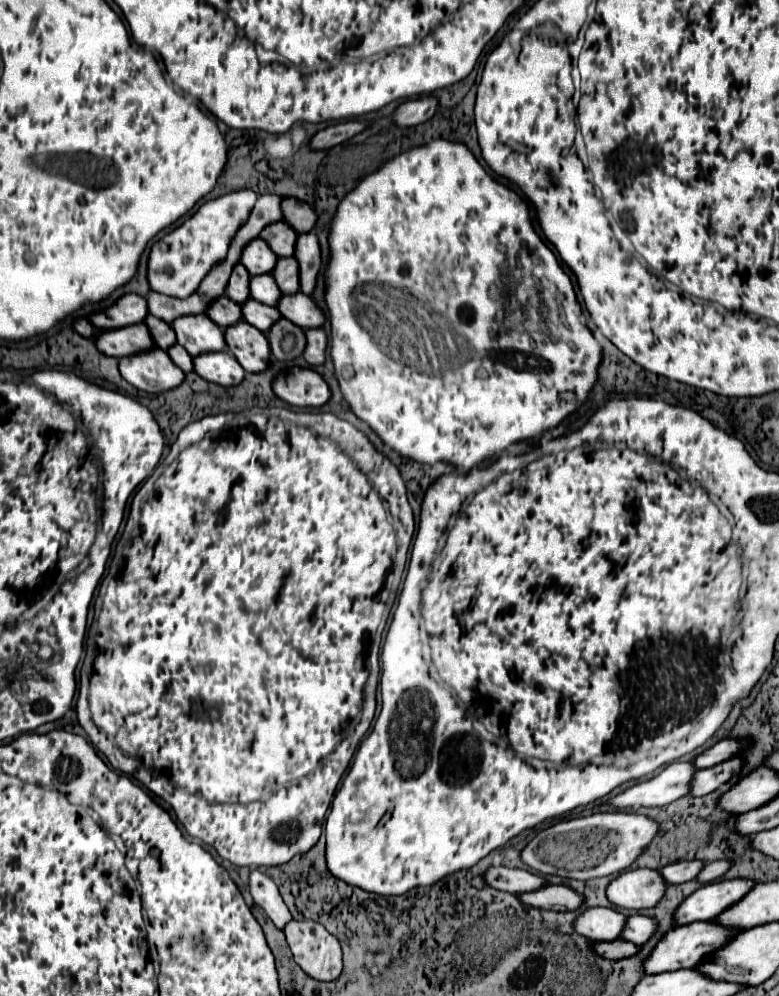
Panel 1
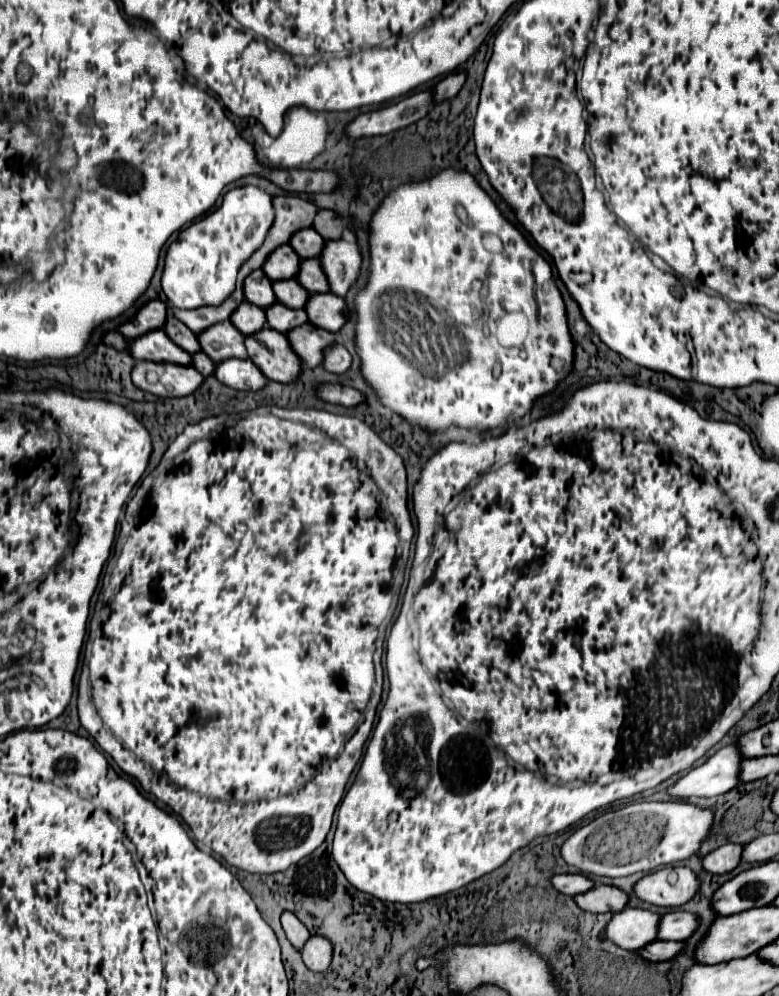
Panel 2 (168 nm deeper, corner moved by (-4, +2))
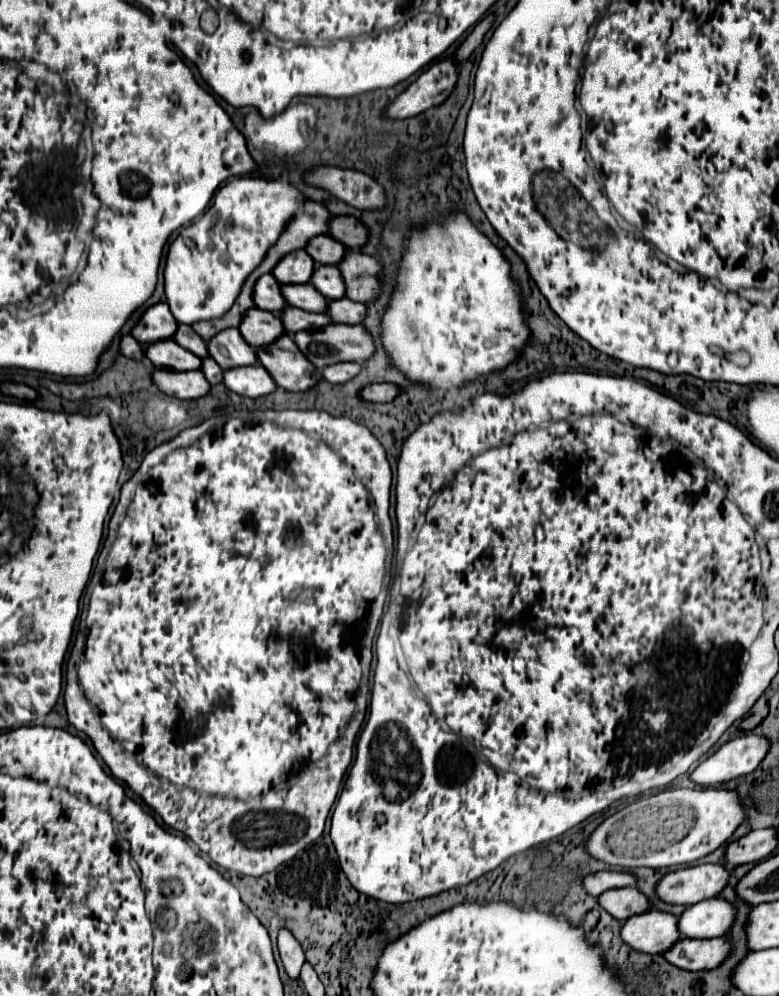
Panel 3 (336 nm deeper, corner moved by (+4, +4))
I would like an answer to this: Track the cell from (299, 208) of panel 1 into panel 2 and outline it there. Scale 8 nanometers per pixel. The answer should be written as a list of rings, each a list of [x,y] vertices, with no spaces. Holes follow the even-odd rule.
[[[318,210],[312,228],[324,236],[324,240],[338,240],[342,236],[342,222],[332,210]]]

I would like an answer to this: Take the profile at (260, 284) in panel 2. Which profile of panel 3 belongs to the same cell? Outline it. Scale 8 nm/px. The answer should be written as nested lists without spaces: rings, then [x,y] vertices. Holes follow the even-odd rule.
[[[264,274],[256,282],[256,288],[254,288],[254,302],[256,302],[256,306],[260,310],[280,314],[280,310],[284,310],[284,306],[288,306],[280,288],[282,288],[282,284],[272,274]]]

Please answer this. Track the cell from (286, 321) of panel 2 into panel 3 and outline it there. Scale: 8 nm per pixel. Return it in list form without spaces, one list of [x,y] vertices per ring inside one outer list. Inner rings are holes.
[[[294,306],[284,308],[280,318],[282,318],[288,334],[296,334],[300,330],[320,330],[320,328],[332,324],[328,314],[312,314],[312,312],[304,312],[300,308],[294,308]]]

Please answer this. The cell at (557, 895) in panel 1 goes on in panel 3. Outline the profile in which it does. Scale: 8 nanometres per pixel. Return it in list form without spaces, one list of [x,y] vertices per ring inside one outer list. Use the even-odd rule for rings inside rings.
[[[616,888],[600,894],[600,906],[618,920],[628,920],[630,916],[644,914],[652,910],[652,902],[638,888]]]

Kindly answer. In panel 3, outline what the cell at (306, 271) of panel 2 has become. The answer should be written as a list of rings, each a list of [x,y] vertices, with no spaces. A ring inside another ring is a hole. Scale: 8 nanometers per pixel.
[[[318,266],[314,270],[312,284],[328,300],[338,300],[338,298],[344,296],[344,278],[342,278],[338,266]]]

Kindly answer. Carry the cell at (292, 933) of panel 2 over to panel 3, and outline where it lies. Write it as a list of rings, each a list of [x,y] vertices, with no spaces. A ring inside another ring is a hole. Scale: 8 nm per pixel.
[[[280,930],[278,934],[278,952],[280,952],[280,960],[284,964],[286,974],[292,980],[298,980],[300,968],[304,964],[304,952],[300,942],[296,942],[296,938],[288,930]]]

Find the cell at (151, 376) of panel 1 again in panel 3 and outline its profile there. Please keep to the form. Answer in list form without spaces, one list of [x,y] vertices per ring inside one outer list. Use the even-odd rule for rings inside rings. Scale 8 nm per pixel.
[[[156,370],[154,384],[168,396],[178,400],[196,400],[210,392],[210,384],[200,370],[196,372],[172,372]]]

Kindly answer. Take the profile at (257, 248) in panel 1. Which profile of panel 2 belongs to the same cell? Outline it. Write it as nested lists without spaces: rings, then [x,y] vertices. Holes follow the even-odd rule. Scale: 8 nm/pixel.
[[[282,244],[280,248],[276,248],[276,252],[272,252],[272,256],[268,256],[268,260],[264,260],[262,270],[270,280],[286,280],[298,274],[298,264],[298,254],[288,248],[288,244]]]

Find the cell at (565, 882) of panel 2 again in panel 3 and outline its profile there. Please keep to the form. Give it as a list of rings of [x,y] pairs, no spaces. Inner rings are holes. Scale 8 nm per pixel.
[[[596,872],[584,878],[582,884],[592,896],[600,896],[606,890],[626,888],[626,886],[632,886],[634,882],[636,882],[636,876],[630,872]]]

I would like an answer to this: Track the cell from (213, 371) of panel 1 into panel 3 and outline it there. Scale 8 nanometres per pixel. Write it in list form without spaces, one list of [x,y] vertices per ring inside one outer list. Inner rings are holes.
[[[262,364],[226,370],[224,384],[232,392],[236,392],[240,396],[248,396],[248,398],[260,398],[260,396],[272,394],[278,388]]]

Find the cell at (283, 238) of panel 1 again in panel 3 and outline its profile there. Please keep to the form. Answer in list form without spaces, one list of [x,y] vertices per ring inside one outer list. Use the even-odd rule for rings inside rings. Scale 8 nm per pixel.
[[[318,236],[312,238],[306,246],[306,252],[314,258],[314,262],[318,264],[340,264],[340,258],[344,258],[346,254],[346,246],[342,242],[336,242],[330,236]]]

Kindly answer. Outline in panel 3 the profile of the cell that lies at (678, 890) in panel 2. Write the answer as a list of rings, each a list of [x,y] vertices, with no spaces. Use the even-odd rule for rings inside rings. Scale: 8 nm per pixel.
[[[698,864],[666,874],[656,892],[664,902],[692,906],[700,900],[716,898],[726,888],[730,874],[730,868],[722,864]]]

